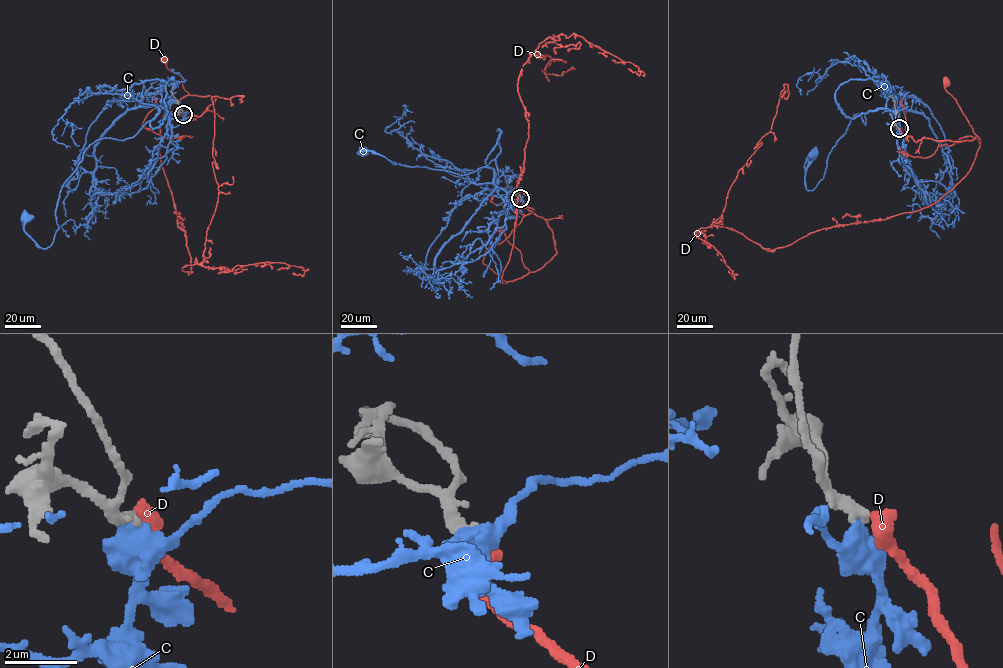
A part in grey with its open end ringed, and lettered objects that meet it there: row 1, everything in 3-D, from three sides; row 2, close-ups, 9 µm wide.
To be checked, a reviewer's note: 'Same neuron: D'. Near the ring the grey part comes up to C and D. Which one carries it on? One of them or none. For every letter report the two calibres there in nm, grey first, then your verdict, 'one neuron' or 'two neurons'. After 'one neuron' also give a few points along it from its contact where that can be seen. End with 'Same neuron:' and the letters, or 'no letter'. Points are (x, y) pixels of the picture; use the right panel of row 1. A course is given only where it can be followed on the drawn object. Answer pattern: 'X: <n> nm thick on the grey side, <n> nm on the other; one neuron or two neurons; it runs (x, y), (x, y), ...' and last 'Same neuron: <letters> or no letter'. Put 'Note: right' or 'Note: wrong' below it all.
C: 400 nm thick on the grey side, 600 nm on the other; two neurons
D: 340 nm thick on the grey side, 500 nm on the other; one neuron; it runs (899, 128), (904, 137), (916, 142), (924, 137), (958, 141), (975, 138), (945, 83)
Same neuron: D
Note: right

